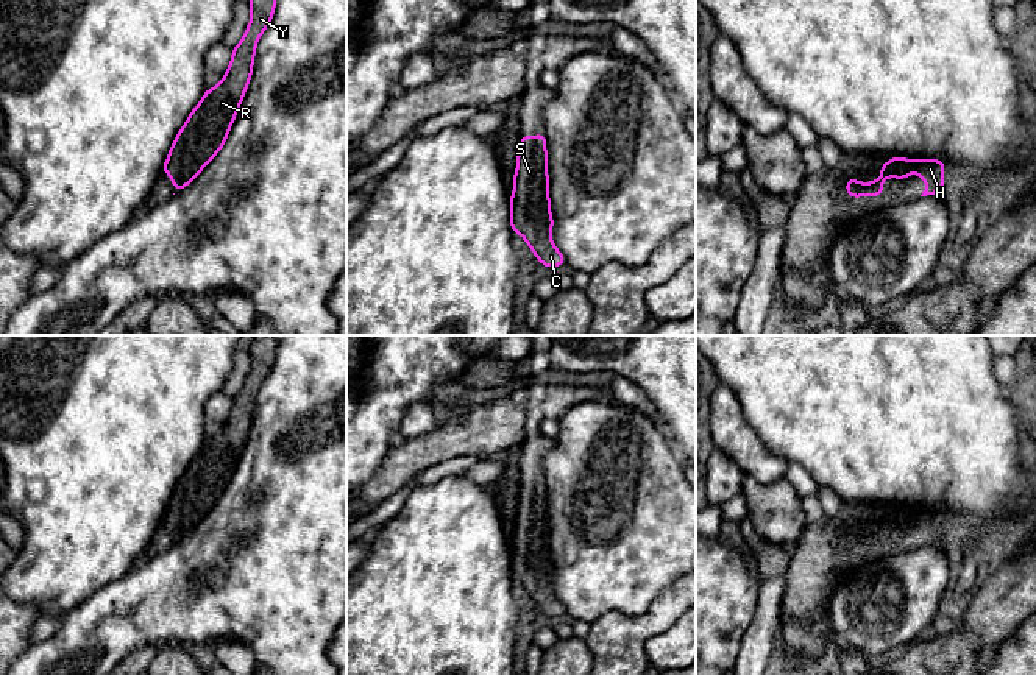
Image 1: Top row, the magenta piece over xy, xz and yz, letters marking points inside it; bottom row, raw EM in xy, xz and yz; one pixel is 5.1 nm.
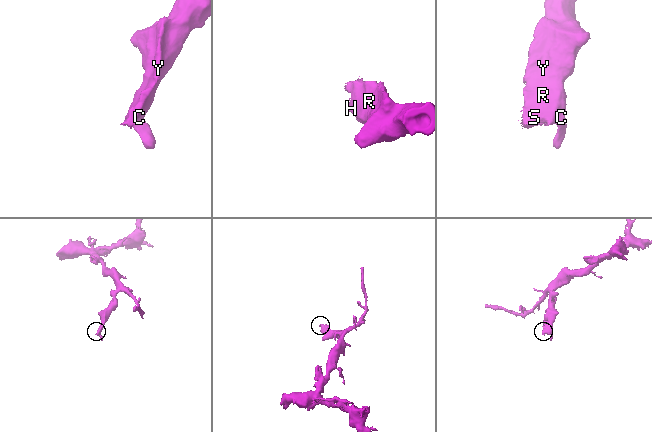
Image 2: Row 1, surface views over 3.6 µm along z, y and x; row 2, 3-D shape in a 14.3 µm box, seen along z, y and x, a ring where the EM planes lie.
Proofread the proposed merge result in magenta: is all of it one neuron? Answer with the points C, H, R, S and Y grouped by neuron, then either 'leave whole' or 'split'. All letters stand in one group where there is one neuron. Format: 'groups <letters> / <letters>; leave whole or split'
groups C H R S Y; leave whole

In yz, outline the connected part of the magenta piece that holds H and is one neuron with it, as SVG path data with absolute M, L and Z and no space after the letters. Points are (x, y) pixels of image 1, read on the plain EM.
M900 505L889 507L889 510L878 516L880 525L874 532L858 532L855 527L847 527L846 542L850 547L860 546L882 546L883 532L886 527L908 528L908 522L919 524L927 536L921 546L938 544L946 530L942 525L946 511L942 508L905 508Z

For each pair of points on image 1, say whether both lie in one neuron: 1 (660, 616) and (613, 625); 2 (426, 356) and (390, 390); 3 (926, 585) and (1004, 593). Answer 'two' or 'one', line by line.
1: one
2: one
3: two

